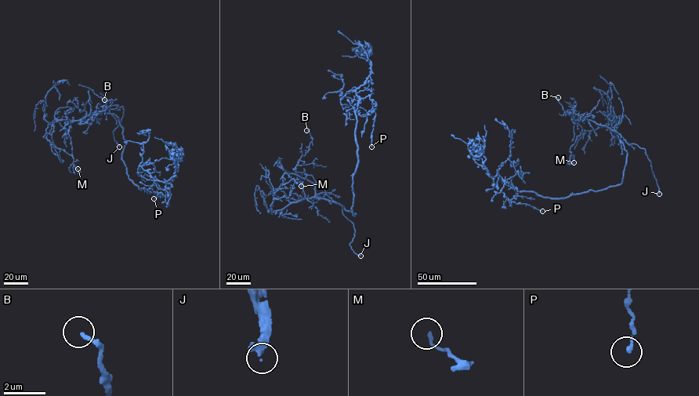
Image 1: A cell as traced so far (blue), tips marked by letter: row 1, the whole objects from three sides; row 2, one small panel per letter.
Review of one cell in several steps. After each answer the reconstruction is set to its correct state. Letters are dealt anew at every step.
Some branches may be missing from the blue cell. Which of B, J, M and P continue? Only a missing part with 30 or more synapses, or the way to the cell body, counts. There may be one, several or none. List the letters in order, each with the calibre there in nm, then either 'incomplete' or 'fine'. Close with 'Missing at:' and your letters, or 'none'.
B: 180 nm | fine
J: 320 nm | incomplete
M: 150 nm | fine
P: 170 nm | fine
Missing at: J

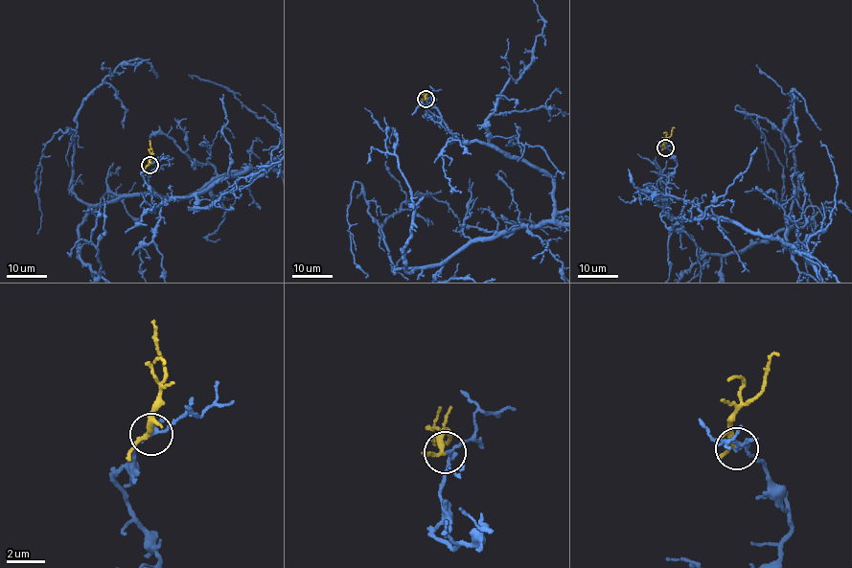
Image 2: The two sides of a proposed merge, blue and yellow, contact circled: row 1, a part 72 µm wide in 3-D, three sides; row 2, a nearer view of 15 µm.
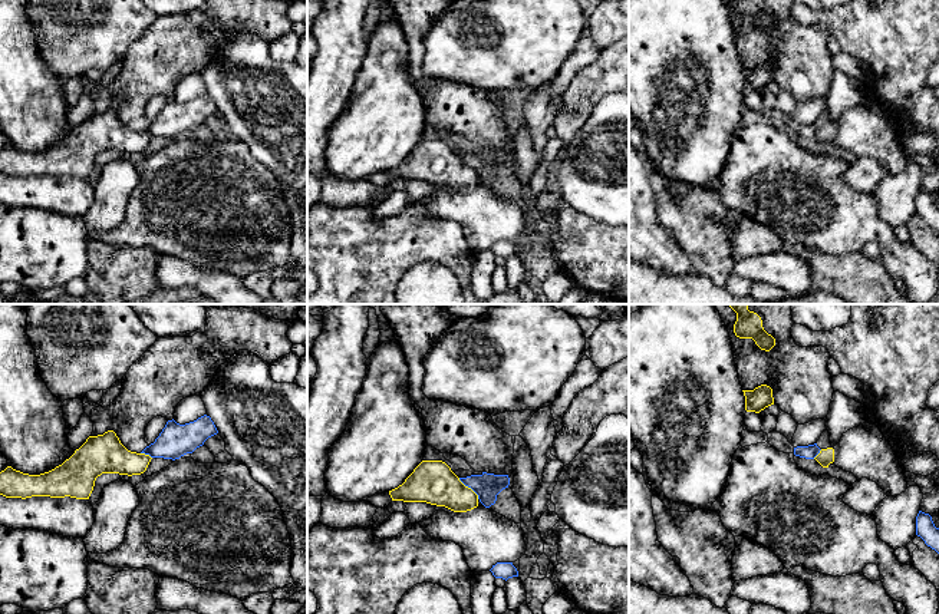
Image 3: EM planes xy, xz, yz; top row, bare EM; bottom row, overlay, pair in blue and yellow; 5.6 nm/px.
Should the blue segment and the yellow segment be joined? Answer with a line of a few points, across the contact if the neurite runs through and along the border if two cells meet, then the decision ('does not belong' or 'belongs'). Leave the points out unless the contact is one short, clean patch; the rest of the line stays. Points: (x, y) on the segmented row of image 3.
line xz (458, 478), (478, 498); does not belong

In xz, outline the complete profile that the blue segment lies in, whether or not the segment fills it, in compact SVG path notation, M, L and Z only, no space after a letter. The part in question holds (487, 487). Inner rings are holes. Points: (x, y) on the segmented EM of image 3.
M482 472L481 475L459 478L459 481L478 495L480 502L485 508L494 505L497 495L510 485L508 475L494 475L487 472Z

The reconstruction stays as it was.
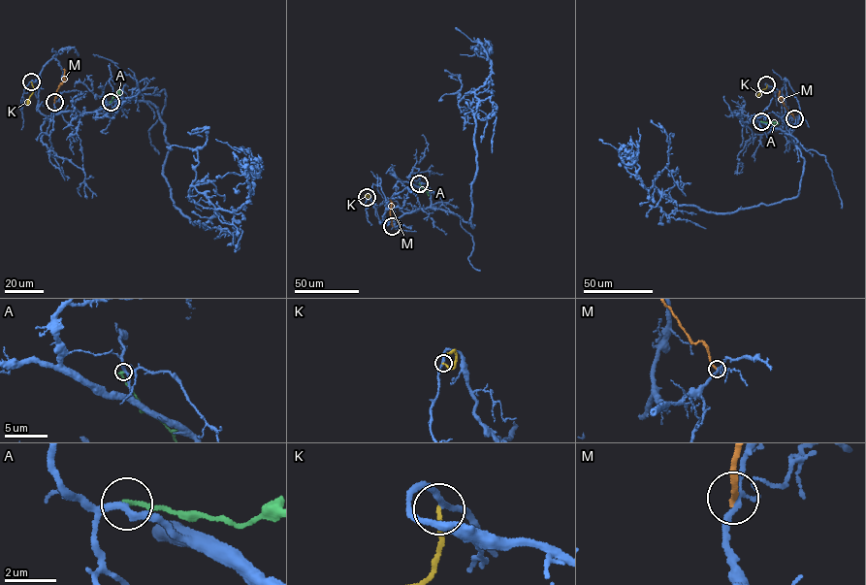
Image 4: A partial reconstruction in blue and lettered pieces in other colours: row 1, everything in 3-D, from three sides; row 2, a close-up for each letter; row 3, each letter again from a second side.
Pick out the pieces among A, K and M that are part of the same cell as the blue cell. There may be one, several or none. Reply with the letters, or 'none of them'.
none of them

